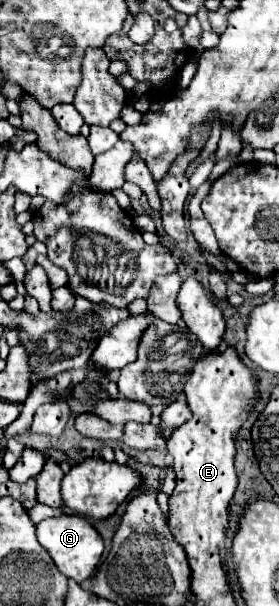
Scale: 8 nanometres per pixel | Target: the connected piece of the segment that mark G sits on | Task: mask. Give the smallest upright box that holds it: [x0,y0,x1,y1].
[37,514,103,584]

